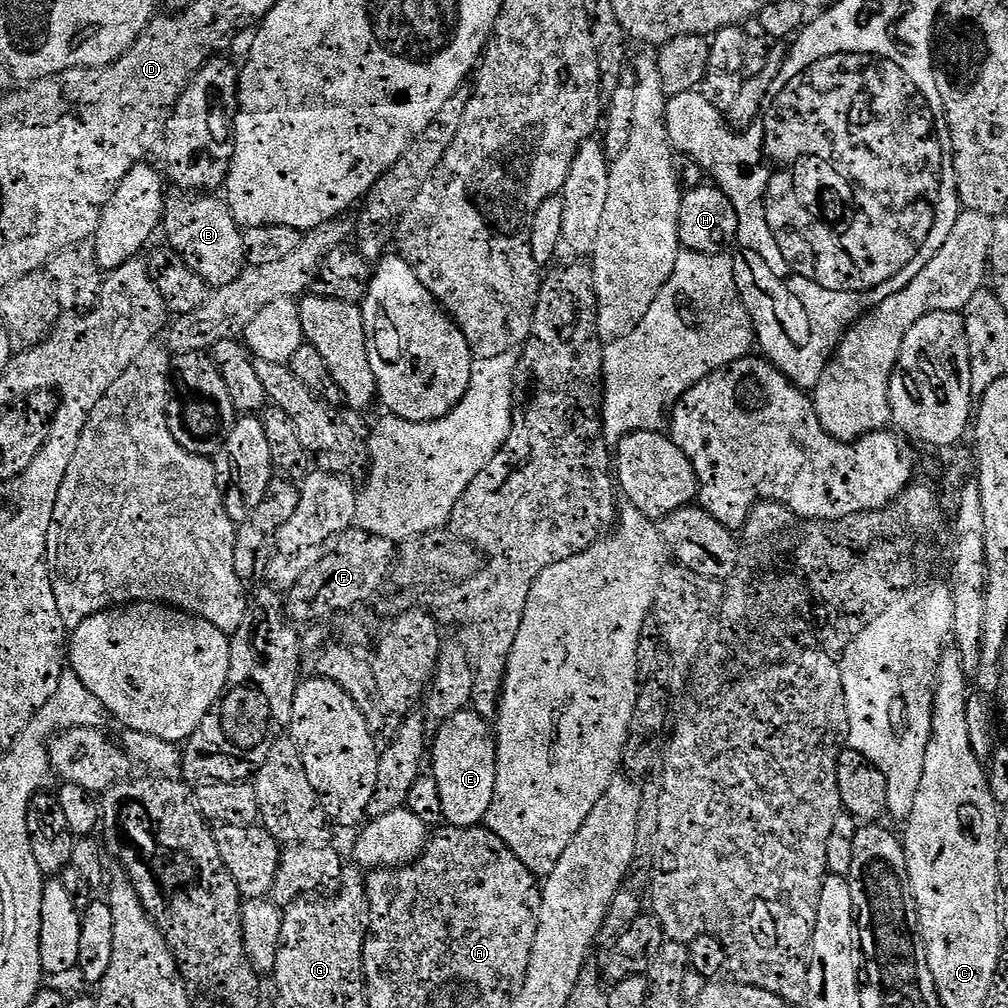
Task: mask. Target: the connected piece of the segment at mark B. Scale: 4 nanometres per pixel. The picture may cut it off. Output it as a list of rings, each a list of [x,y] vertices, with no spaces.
[[[212,194],[176,195],[180,196],[169,195],[164,201],[162,232],[164,236],[172,232],[172,239],[167,243],[213,289],[230,286],[230,282],[234,282],[234,278],[242,275],[246,267],[245,233],[232,217],[231,208],[223,199],[215,200],[215,195]]]

